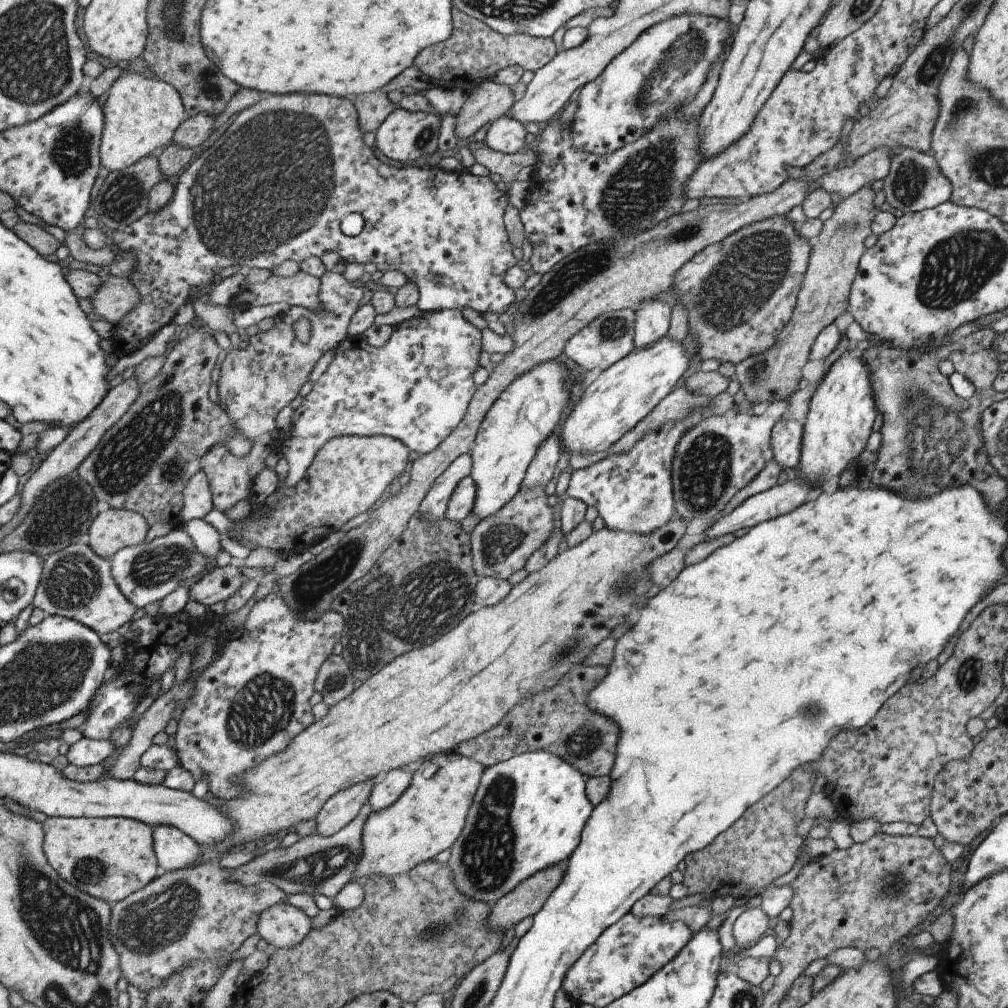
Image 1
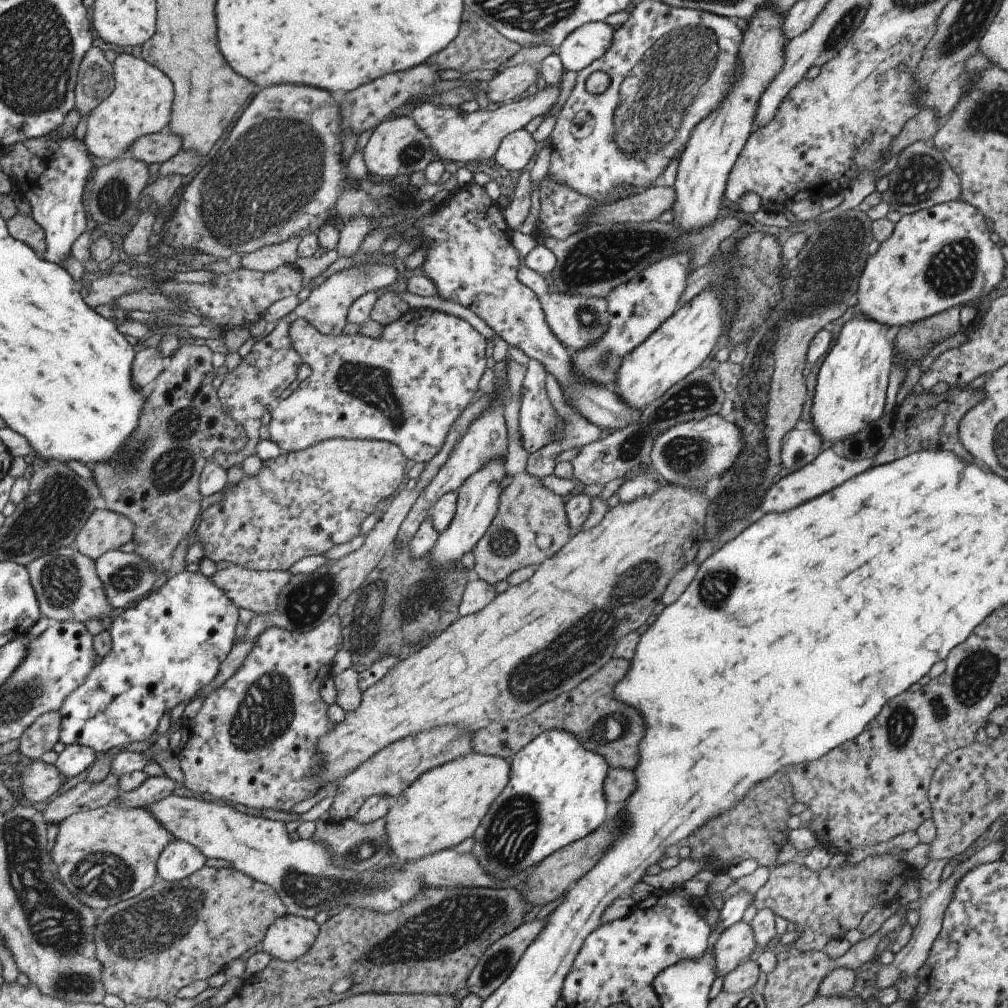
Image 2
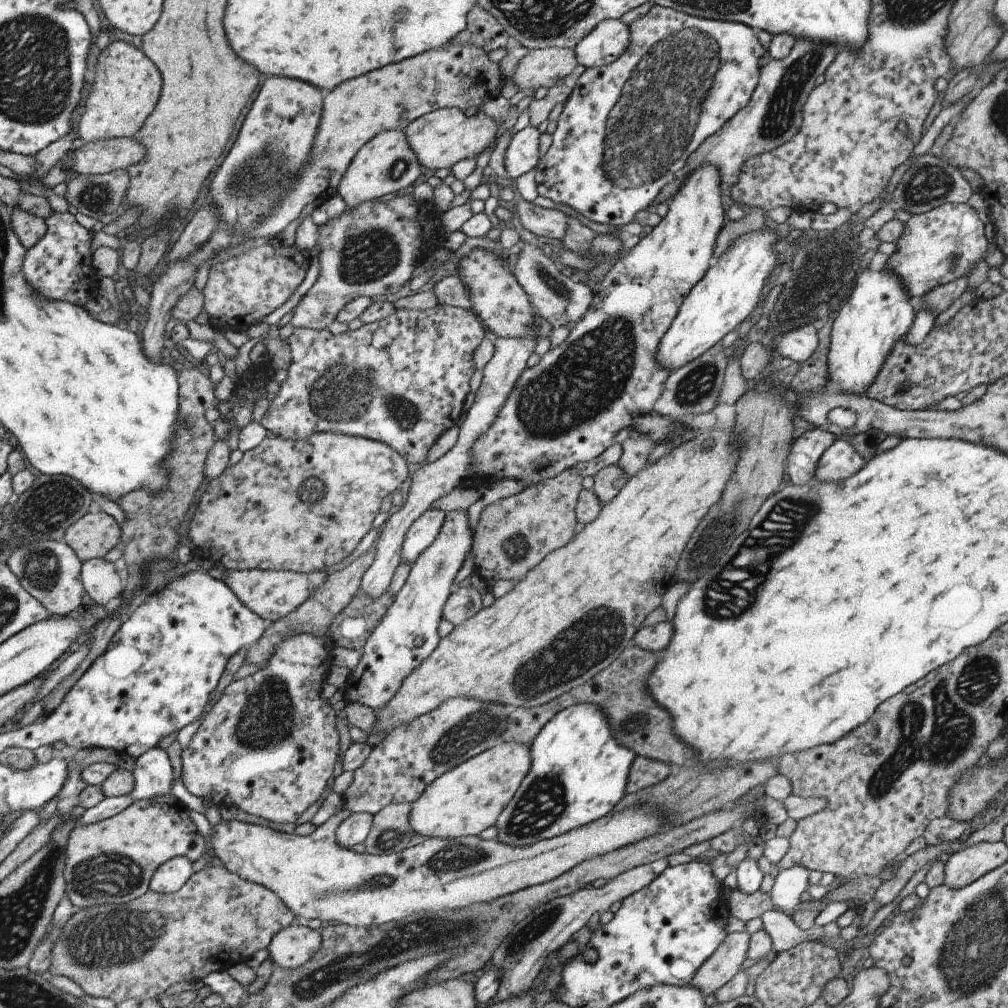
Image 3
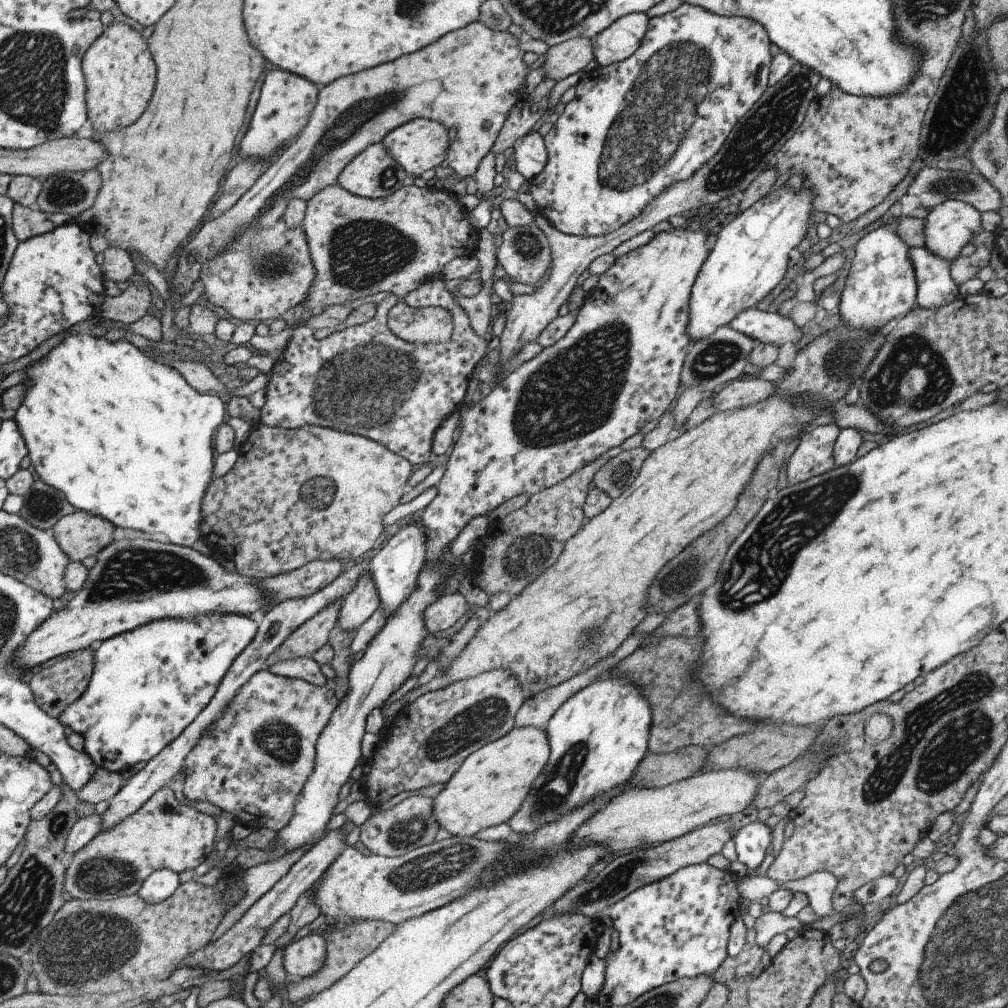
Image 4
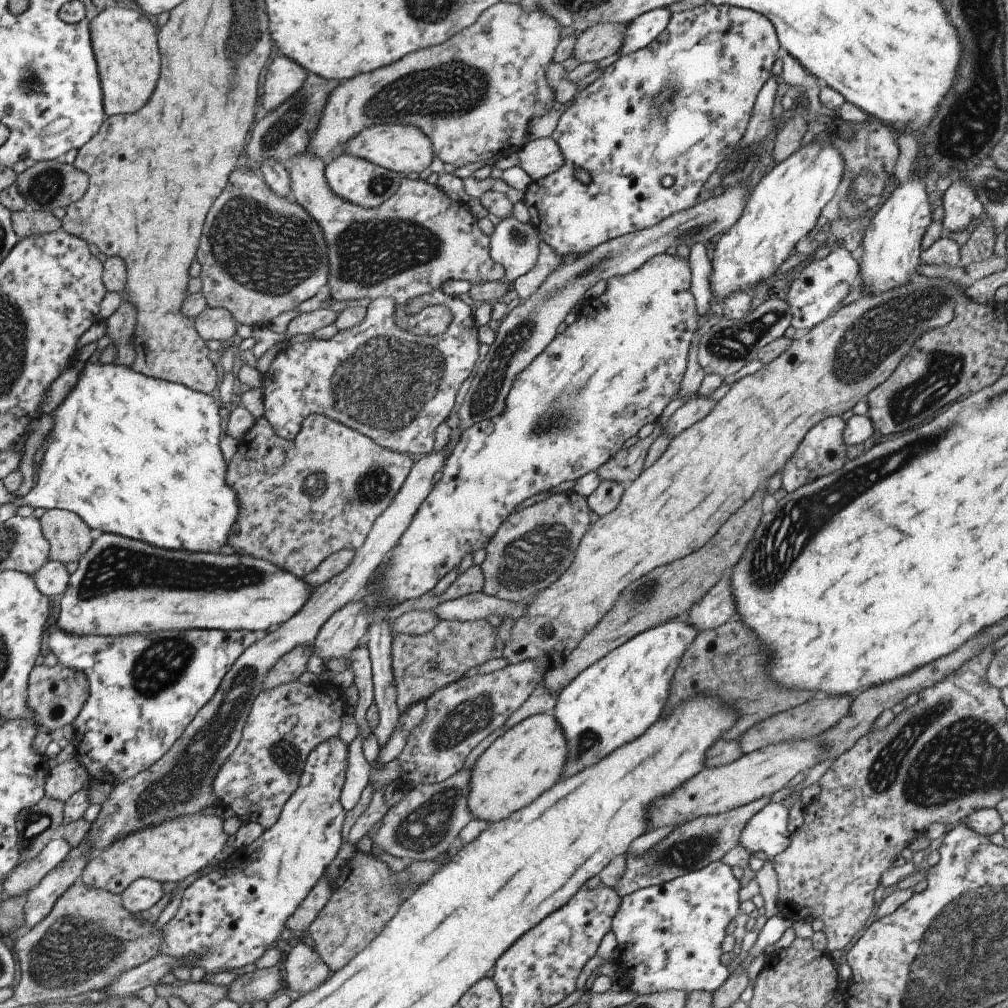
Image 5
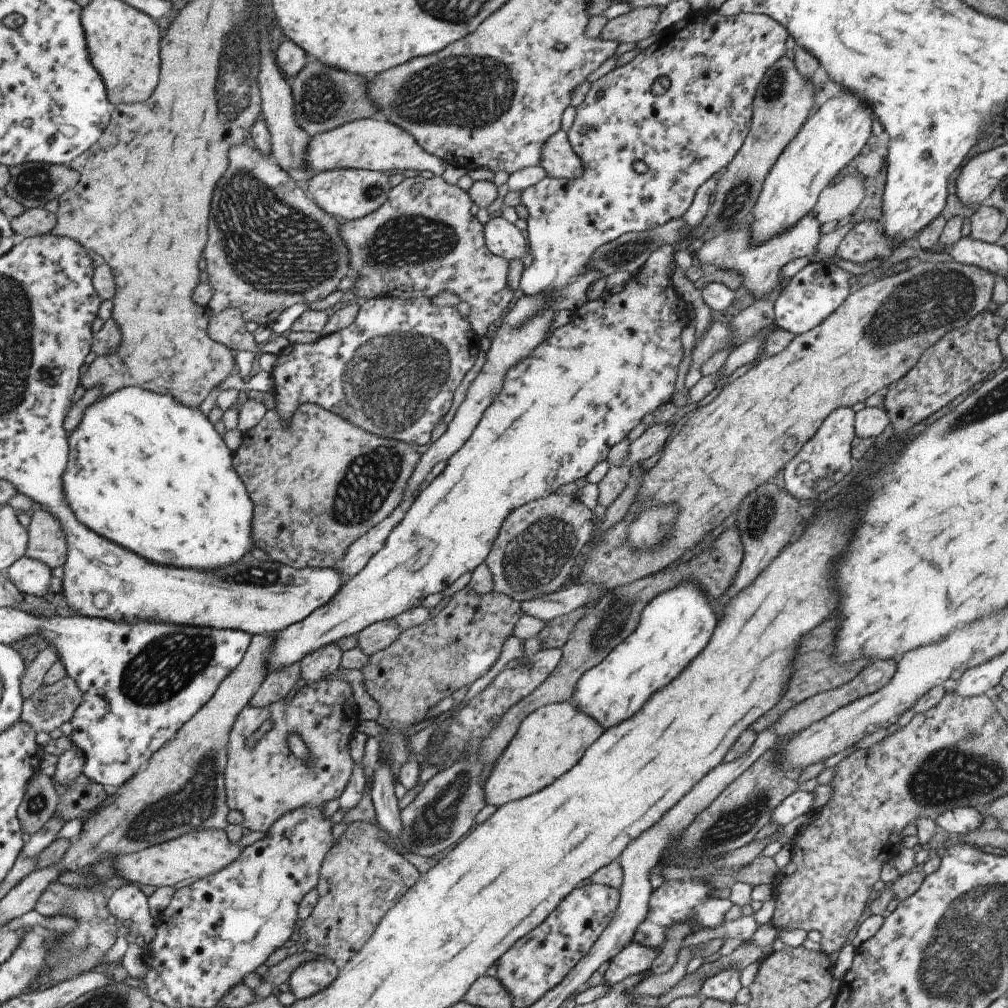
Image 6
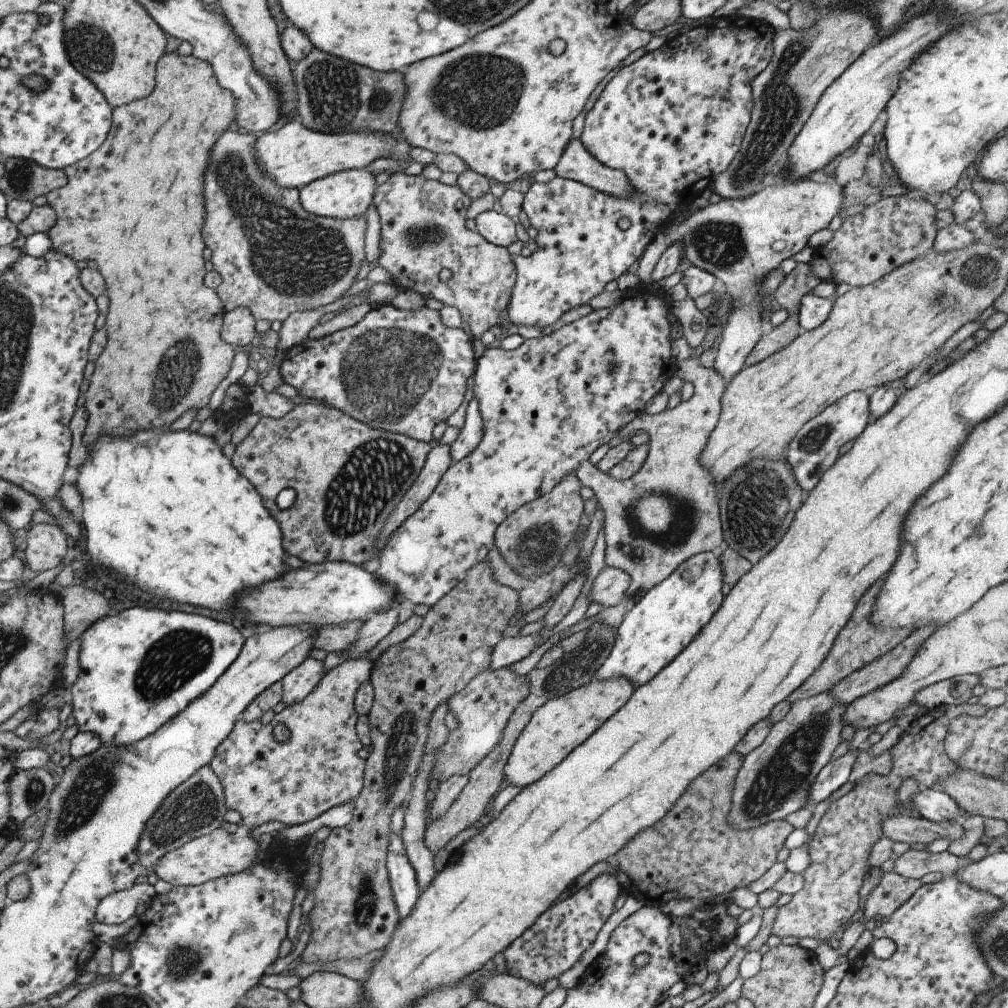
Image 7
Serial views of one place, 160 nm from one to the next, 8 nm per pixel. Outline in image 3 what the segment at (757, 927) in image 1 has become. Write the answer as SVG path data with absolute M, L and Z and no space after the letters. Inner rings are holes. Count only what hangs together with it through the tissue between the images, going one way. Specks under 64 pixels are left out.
M745 930L727 932L687 985L696 986L704 997L713 994L747 964L749 939L750 934Z

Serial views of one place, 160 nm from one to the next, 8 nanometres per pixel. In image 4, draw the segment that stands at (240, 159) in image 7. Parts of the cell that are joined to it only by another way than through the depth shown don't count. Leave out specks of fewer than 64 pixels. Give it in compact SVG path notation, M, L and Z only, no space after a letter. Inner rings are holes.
M283 219L265 229L249 228L236 235L220 255L202 264L198 276L199 290L204 292L207 304L244 323L279 318L308 295L313 277L306 234L301 228L290 229Z

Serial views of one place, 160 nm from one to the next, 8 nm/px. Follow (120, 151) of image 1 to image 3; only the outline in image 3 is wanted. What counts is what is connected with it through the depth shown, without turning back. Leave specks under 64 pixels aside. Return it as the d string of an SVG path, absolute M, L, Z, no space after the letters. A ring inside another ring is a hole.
M115 41L99 52L93 74L92 90L78 124L81 143L94 143L105 139L133 136L143 120L153 112L161 88L157 68L132 44Z

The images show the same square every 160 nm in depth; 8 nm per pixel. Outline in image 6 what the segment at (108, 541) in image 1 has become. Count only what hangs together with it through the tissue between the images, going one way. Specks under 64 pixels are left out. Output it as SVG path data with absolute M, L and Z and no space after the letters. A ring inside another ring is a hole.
M47 509L35 511L26 528L28 534L25 557L45 563L50 569L62 566L66 559L67 547L61 523Z

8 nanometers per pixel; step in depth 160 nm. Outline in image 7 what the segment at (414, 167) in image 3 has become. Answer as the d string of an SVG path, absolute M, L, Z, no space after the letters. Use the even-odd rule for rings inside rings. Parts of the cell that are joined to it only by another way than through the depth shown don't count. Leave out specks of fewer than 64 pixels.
M368 168L347 169L333 173L302 186L298 190L300 205L311 214L332 219L365 218L367 206L376 191L375 173Z

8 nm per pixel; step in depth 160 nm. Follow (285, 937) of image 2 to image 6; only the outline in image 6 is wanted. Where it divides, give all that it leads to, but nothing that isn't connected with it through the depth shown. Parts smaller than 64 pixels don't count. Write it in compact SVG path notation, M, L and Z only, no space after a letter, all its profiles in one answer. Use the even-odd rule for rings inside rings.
M327 959L311 960L300 964L288 978L288 985L295 999L304 999L331 984L338 965Z

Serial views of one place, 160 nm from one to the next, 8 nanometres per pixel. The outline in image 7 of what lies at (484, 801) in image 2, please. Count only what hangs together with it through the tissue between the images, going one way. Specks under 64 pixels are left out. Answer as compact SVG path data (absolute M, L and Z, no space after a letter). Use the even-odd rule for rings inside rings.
M623 677L606 681L591 678L576 689L546 700L532 712L527 724L515 739L503 767L504 785L508 783L522 789L537 782L615 714L634 690L632 683Z

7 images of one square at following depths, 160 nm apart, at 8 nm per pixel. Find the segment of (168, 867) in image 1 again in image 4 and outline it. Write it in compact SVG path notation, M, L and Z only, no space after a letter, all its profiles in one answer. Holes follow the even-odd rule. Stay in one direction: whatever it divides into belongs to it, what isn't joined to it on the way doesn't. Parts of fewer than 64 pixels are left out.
M159 869L152 871L140 883L137 894L146 903L155 904L171 896L178 884L179 879L177 879L177 873L174 873L171 869Z

